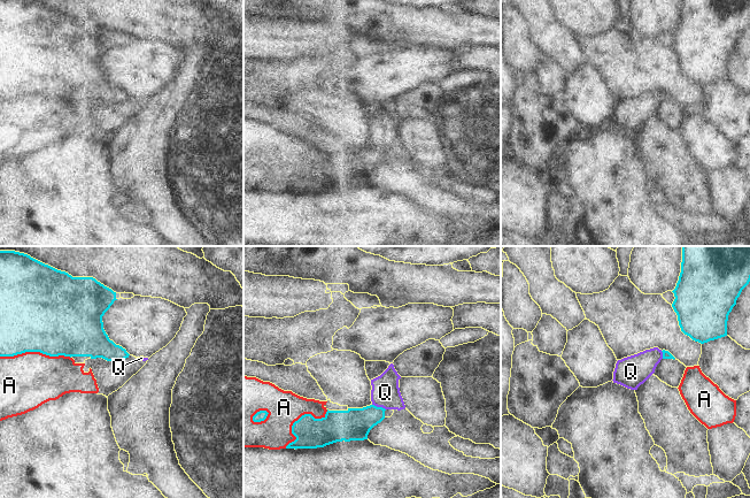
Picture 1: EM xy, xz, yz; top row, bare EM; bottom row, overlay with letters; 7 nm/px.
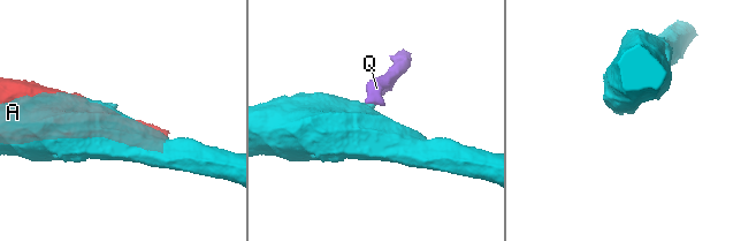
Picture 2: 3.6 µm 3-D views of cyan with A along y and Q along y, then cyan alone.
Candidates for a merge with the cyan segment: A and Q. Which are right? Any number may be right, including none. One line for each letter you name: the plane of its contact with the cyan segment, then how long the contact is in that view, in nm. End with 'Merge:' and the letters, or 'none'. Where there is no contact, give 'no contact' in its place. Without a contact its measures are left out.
Q: xz | 100 nm
Merge: Q

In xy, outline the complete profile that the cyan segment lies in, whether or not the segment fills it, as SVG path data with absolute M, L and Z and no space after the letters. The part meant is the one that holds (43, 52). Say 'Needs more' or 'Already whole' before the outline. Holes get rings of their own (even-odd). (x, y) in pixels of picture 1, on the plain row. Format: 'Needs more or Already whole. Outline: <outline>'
Already whole. Outline: M0 0L0 99L40 94L49 99L90 99L122 104L130 97L109 82L102 64L102 59L115 43L116 35L93 20L72 20L33 0Z

